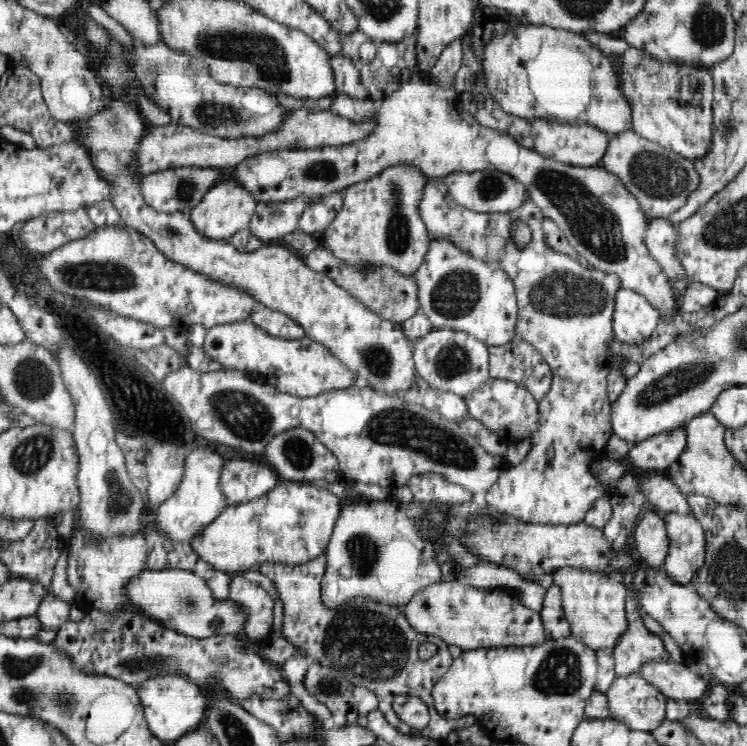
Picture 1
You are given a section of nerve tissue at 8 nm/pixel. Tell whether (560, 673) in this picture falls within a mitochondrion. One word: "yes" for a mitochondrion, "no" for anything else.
yes

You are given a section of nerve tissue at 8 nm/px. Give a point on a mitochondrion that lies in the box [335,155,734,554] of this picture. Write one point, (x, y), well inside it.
(595, 226)

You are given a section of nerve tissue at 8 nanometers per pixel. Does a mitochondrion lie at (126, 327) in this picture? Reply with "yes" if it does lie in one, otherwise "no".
no

